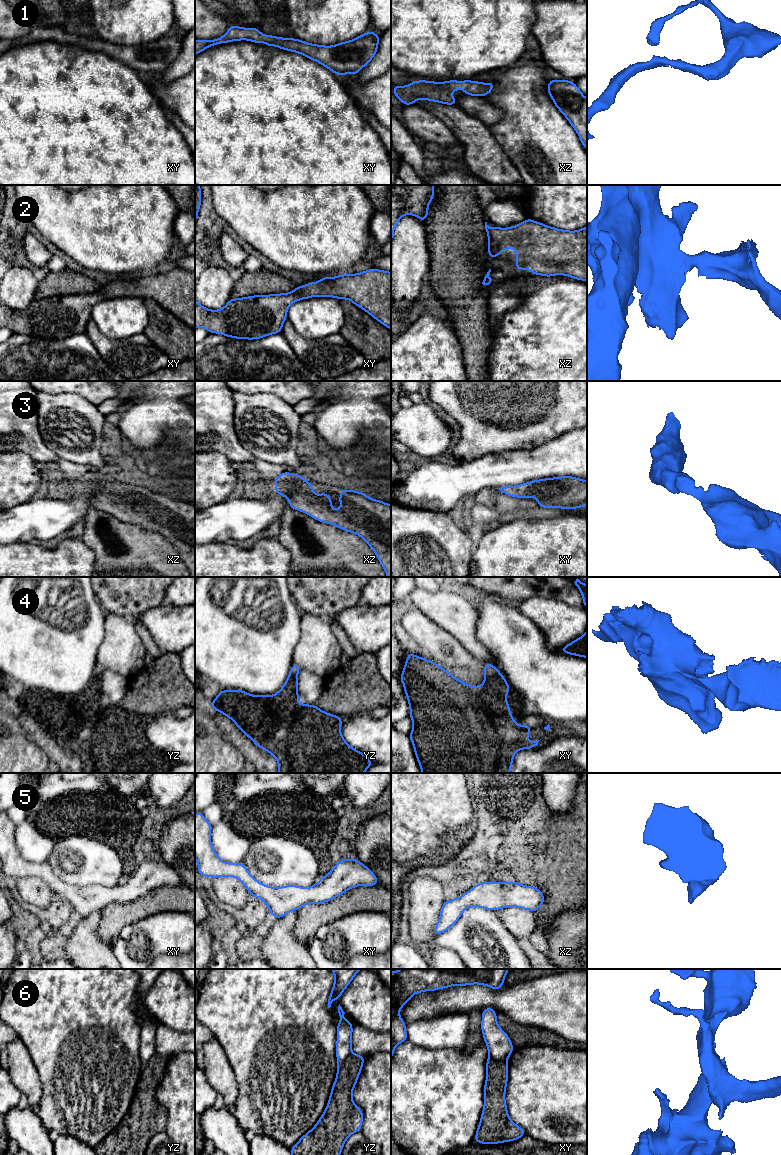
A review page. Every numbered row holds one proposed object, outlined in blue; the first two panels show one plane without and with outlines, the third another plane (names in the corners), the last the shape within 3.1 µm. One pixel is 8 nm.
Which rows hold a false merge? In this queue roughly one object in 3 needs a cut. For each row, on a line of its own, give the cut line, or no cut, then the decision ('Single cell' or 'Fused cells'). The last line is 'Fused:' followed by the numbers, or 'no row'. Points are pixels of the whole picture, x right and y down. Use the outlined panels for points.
1: No split. Single cell
2: No split. Single cell
3: No split. Single cell
4: No split. Single cell
5: No split. Single cell
6: Split along xy (489, 1058), (506, 1062). Fused cells
Fused: 6

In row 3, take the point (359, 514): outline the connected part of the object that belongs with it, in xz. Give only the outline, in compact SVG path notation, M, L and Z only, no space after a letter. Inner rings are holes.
M282 472L274 481L275 493L285 496L292 509L304 512L312 518L335 525L344 531L359 535L375 552L380 564L391 577L391 505L368 497L360 491L343 489L339 495L341 508L331 510L334 505L328 493L314 495L314 486L301 475Z

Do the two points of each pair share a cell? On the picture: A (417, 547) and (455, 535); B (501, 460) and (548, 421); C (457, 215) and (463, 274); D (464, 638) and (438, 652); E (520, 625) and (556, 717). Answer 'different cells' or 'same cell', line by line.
A: same cell
B: different cells
C: same cell
D: different cells
E: same cell

